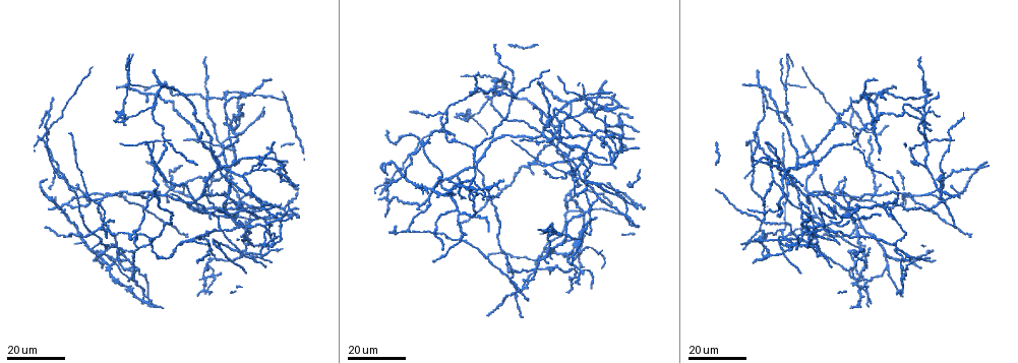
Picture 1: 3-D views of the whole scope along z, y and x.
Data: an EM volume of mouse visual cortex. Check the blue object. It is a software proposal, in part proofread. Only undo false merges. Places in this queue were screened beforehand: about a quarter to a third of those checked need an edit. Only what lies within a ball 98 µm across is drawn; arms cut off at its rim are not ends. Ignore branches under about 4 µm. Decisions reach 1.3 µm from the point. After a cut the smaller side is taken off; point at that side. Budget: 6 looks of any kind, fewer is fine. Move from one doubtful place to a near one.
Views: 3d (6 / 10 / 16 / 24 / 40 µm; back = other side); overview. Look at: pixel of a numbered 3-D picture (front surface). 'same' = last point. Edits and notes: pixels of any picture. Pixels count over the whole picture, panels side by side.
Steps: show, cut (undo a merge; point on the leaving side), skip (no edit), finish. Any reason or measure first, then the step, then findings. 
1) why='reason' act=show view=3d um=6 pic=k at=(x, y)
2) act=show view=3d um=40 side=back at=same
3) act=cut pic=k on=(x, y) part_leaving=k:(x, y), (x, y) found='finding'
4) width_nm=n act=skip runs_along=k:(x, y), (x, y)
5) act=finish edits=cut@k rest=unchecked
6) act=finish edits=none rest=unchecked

act=show view=3d um=16 pic=1 at=(156, 185)

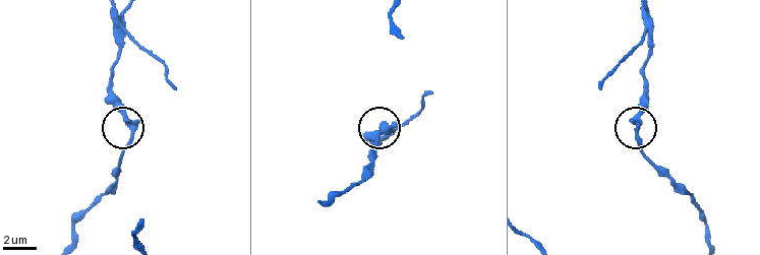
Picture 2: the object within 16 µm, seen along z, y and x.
act=show view=3d um=10 pic=2 at=(638, 124)

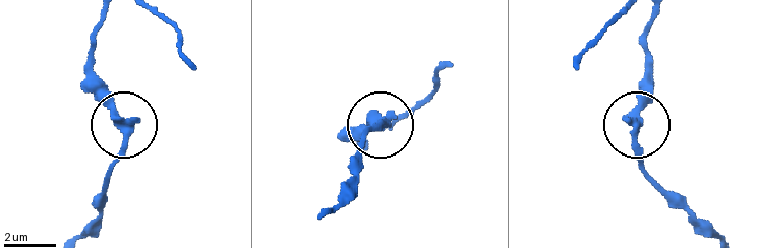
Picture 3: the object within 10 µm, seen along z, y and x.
act=skip runs_along=3:(650, 18), (637, 130), (637, 157), (648, 180) found='one neuron here'

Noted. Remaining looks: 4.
why='three arms meet' act=show view=3d um=16 pic=1 at=(229, 181)

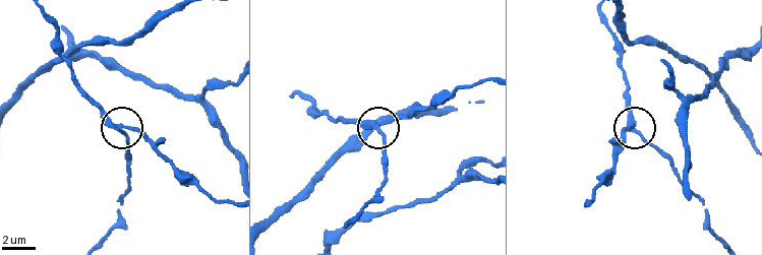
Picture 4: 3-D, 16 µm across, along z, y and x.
why='closer look' act=show view=3d um=6 pic=4 at=(631, 127)

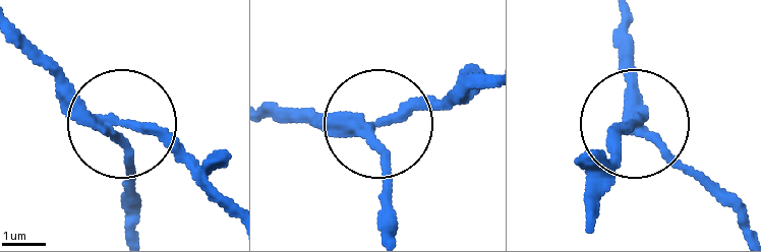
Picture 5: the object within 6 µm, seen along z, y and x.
width_nm=210 act=cut pic=5 on=(149, 134) part_leaving=5:(96, 120), (147, 128), (223, 193) found='two neurons meet here'

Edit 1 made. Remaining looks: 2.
act=finish edits=cut@5 rest=unchecked

